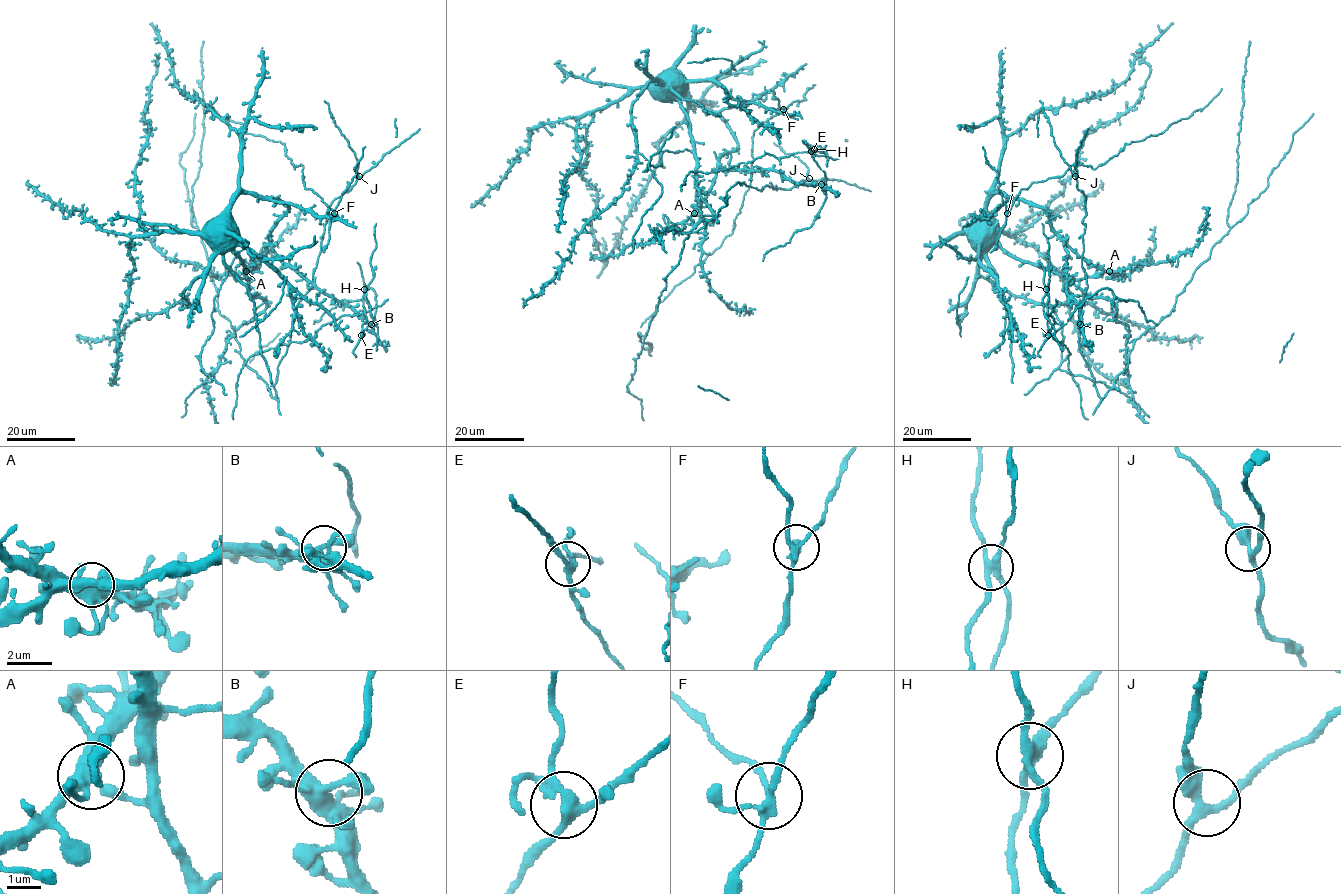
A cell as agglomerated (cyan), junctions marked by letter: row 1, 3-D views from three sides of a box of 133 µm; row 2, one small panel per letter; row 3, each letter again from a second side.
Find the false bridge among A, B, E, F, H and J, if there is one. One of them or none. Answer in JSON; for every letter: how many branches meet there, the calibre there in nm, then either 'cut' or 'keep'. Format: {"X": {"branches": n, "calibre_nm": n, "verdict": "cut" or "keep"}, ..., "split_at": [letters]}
{"A": {"branches": 4, "calibre_nm": 440, "verdict": "keep"}, "B": {"branches": 4, "calibre_nm": 360, "verdict": "keep"}, "E": {"branches": 4, "calibre_nm": 280, "verdict": "keep"}, "F": {"branches": 4, "calibre_nm": 200, "verdict": "keep"}, "H": {"branches": 4, "calibre_nm": 300, "verdict": "cut"}, "J": {"branches": 3, "calibre_nm": 280, "verdict": "keep"}, "split_at": ["H"]}

